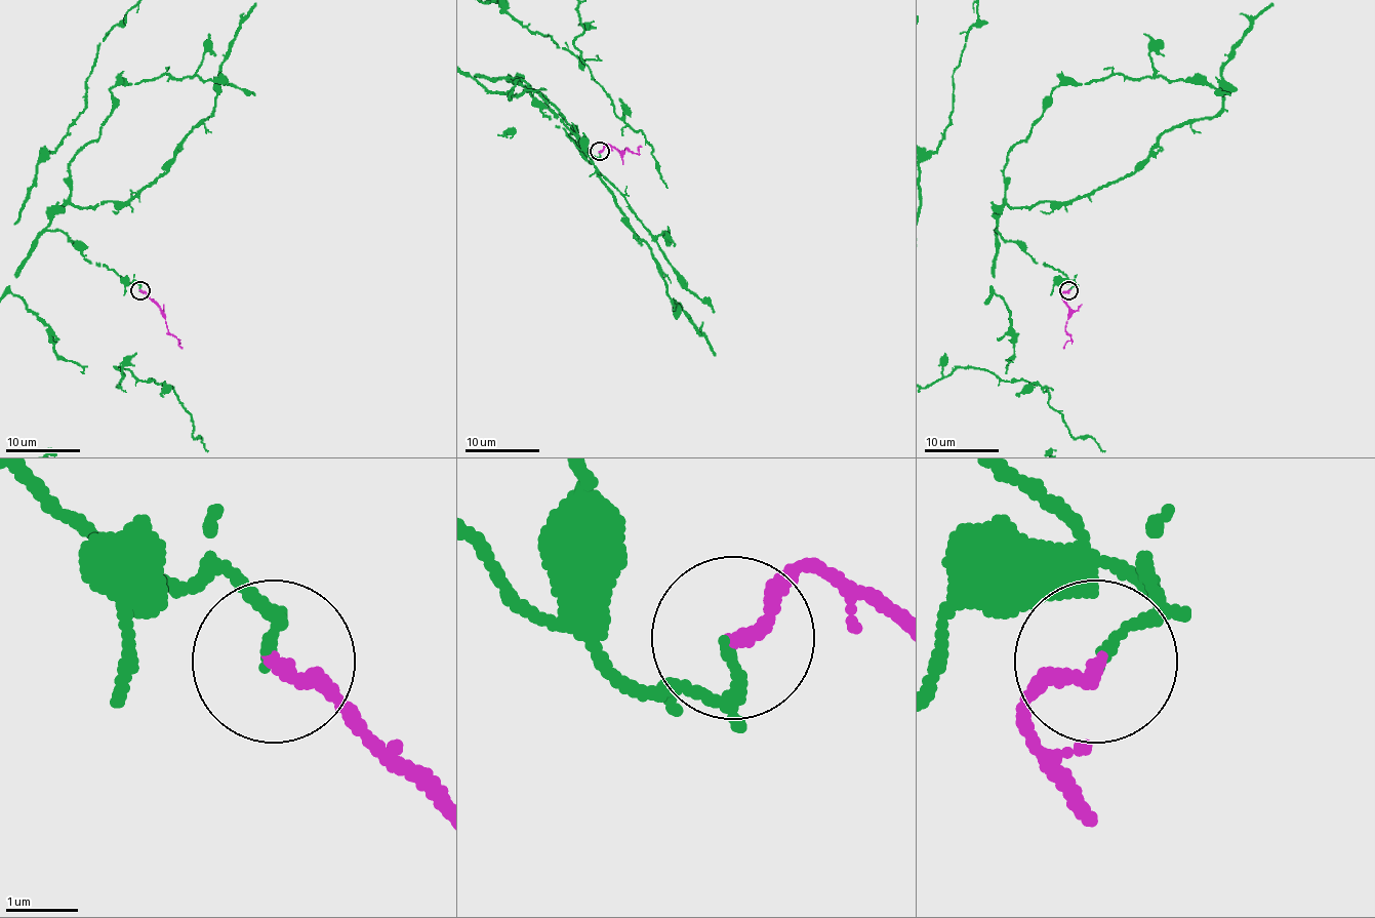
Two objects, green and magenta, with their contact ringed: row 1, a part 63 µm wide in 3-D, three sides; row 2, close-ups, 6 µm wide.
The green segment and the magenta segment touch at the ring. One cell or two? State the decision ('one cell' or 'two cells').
one cell

